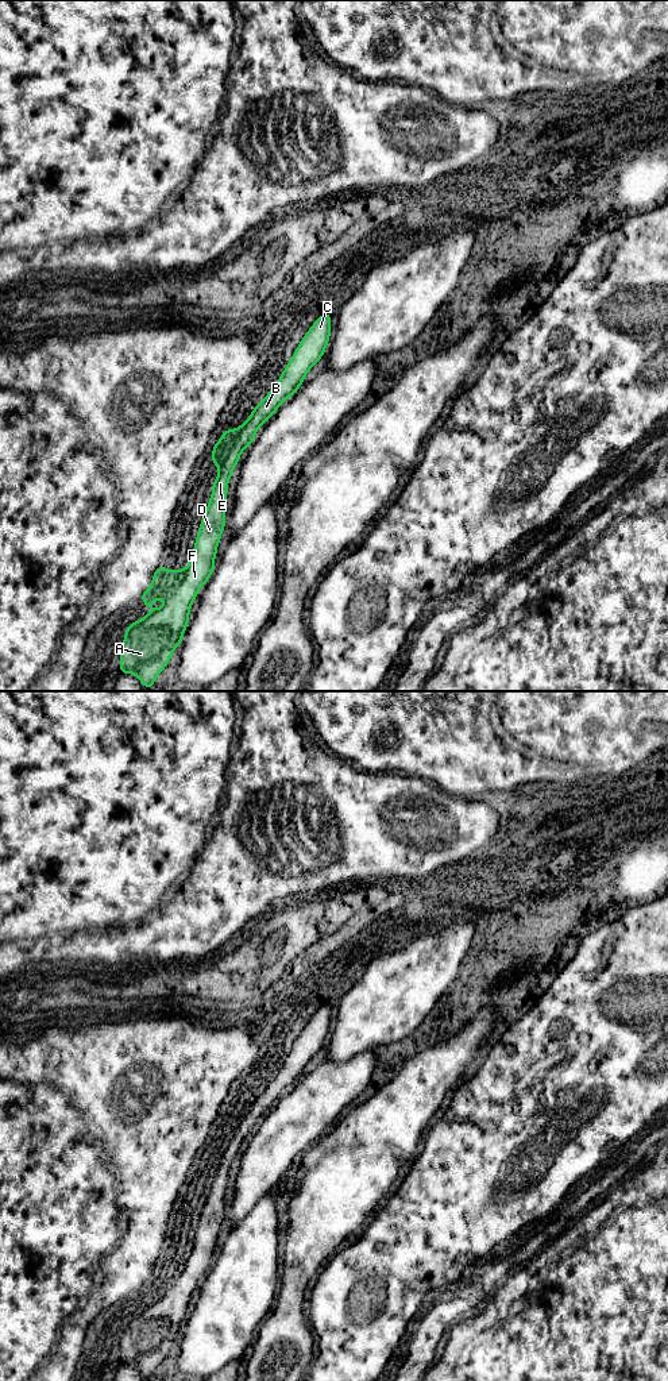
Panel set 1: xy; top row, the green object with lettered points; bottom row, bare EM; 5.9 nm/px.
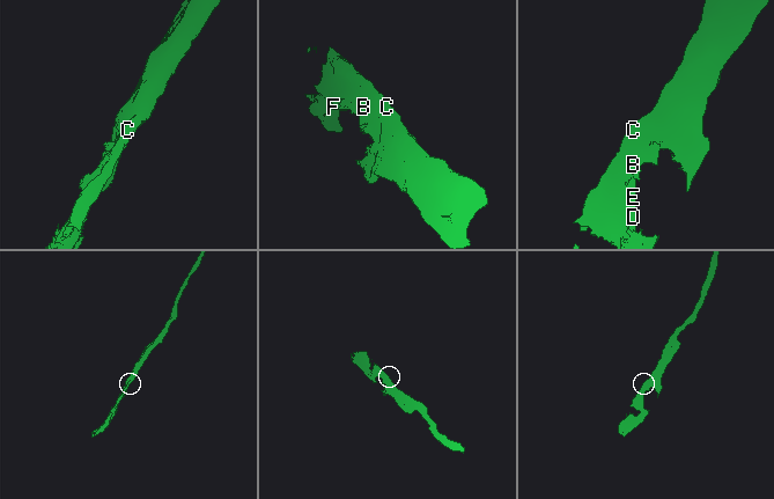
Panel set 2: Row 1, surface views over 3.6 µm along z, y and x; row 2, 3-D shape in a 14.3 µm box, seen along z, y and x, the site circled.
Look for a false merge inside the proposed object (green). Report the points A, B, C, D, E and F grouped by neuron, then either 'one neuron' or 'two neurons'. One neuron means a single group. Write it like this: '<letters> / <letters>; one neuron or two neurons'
A B C D E F; one neuron

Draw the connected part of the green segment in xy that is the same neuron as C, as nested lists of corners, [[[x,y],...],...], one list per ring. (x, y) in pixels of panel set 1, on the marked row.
[[[324,313],[313,323],[275,386],[240,427],[223,431],[221,439],[212,448],[212,463],[219,467],[219,475],[198,526],[192,560],[184,570],[158,566],[140,599],[148,609],[154,599],[165,599],[166,603],[124,629],[120,674],[136,675],[148,690],[182,643],[192,603],[215,571],[217,545],[225,526],[228,482],[235,466],[242,452],[255,440],[259,427],[302,386],[309,370],[323,358],[329,343],[331,319],[331,313]]]

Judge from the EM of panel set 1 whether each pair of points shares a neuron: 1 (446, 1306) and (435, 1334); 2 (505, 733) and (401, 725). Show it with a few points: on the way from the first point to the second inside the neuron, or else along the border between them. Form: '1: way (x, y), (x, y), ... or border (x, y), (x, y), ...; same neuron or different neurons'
1: way (443, 1312), (436, 1319), (435, 1327); same neuron
2: way (479, 733), (427, 733); same neuron

